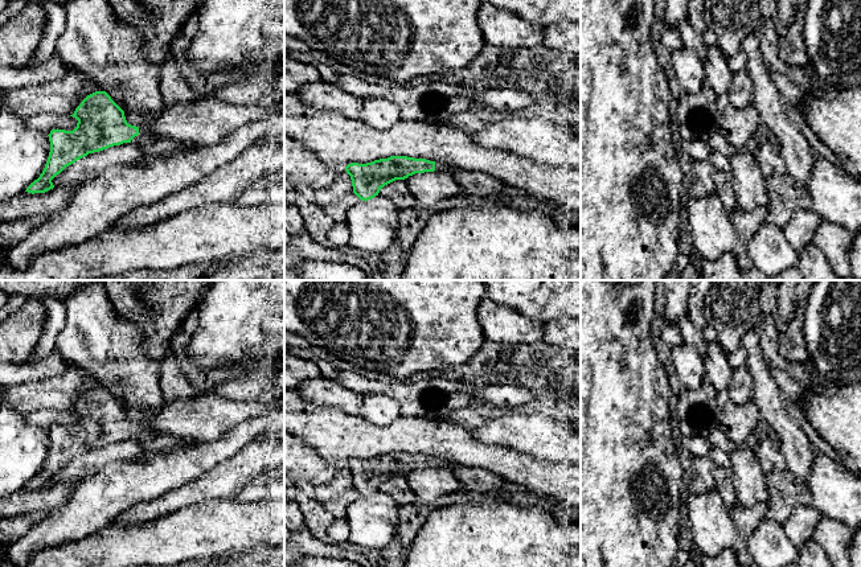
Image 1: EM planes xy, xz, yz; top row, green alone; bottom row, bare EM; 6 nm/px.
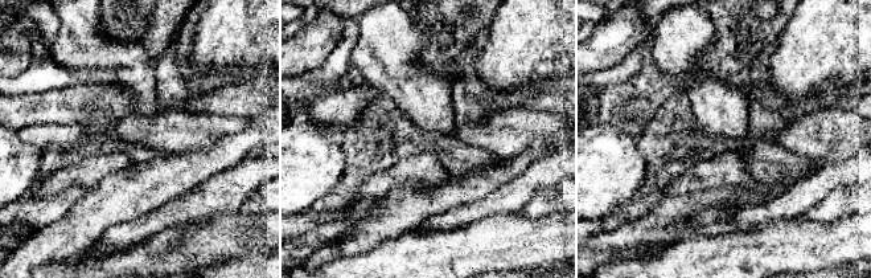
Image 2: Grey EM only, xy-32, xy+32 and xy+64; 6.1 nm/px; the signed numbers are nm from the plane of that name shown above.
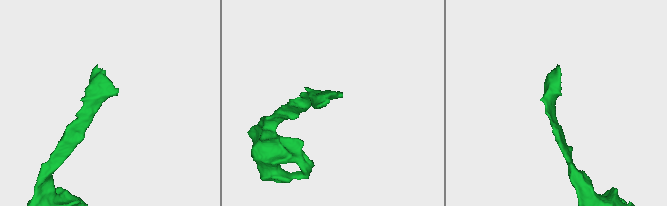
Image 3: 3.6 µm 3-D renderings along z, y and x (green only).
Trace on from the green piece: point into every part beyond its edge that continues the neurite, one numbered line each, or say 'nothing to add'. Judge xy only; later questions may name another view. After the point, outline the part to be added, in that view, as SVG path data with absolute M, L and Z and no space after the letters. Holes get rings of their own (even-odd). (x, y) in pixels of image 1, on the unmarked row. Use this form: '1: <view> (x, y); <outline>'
1: xy (151, 440); M139 423L139 431L135 432L131 439L138 440L145 452L164 452L177 445L193 441L167 432L157 432L143 423Z

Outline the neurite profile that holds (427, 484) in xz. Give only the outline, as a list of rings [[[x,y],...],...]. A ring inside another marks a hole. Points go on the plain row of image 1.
[[[450,467],[415,469],[405,477],[419,504],[431,504],[442,494],[464,490]]]

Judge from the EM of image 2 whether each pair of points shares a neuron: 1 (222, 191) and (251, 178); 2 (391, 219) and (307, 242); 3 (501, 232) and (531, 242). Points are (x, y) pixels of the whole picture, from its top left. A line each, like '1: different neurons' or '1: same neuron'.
1: same neuron
2: different neurons
3: same neuron

